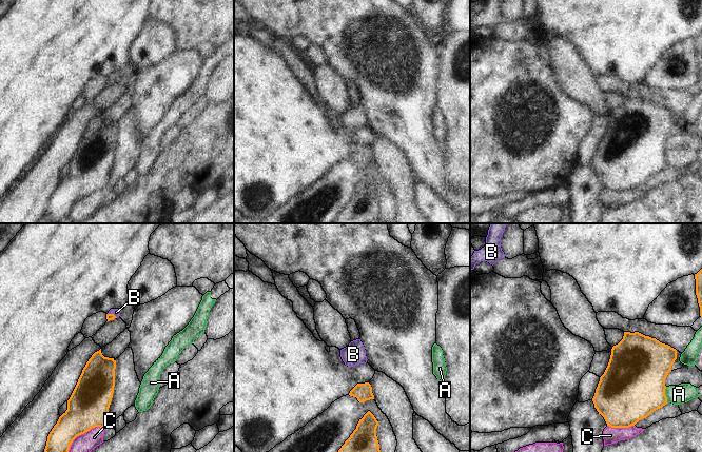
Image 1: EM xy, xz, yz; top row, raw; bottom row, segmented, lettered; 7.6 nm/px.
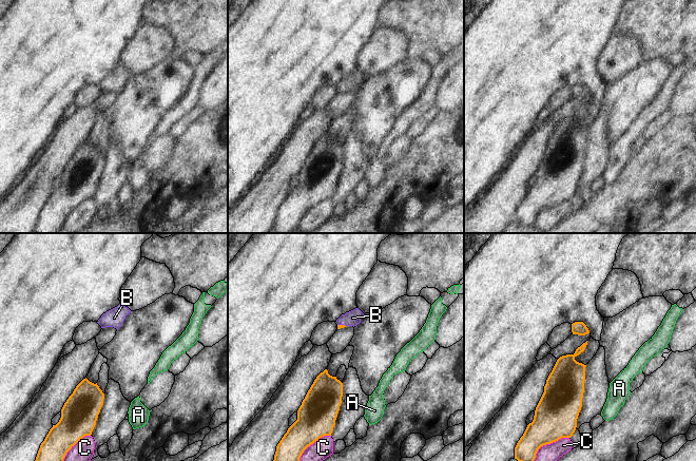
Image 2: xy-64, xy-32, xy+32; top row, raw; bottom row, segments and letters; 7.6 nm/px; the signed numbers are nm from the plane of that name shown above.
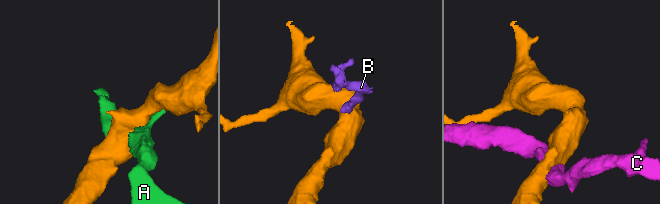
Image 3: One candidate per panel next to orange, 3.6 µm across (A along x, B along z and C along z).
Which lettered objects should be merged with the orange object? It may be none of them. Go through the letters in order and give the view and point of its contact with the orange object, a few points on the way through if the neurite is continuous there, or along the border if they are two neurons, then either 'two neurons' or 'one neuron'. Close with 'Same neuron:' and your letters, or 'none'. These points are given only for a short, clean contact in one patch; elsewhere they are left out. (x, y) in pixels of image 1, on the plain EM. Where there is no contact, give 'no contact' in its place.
A: meets orange in yz at (664, 158); two neurons
B: meets orange in xy at (112, 78); runs through xy (109, 80), (112, 78), (116, 76); one neuron
C: meets orange in xy at (81, 197); two neurons
Same neuron: B

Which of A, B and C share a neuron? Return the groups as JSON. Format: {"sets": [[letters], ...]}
{"sets": [["A"], ["B"], ["C"]]}

